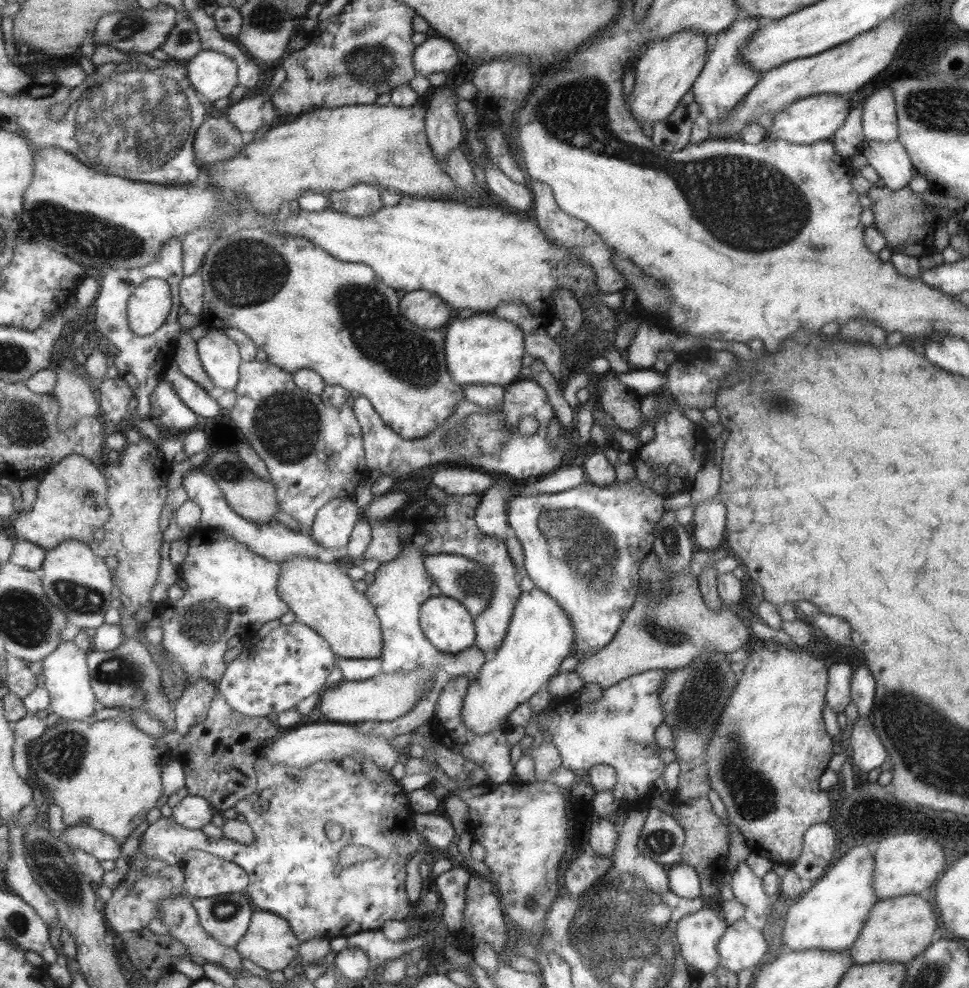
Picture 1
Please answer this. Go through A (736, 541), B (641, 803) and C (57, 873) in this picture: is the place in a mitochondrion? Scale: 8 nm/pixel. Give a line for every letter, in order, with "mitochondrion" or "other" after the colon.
A: other
B: other
C: mitochondrion

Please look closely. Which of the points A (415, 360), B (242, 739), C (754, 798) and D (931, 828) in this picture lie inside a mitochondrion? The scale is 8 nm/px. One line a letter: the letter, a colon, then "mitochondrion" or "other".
A: mitochondrion
B: other
C: mitochondrion
D: other

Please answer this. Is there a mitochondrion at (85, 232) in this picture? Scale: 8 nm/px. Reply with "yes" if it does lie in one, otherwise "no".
yes

